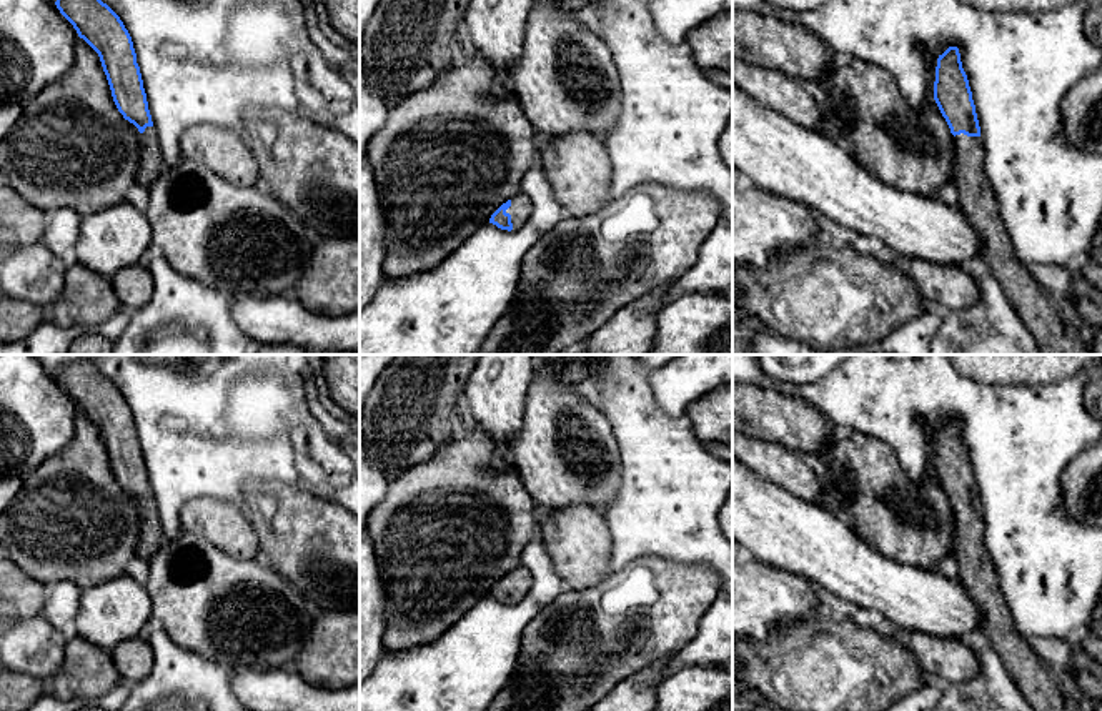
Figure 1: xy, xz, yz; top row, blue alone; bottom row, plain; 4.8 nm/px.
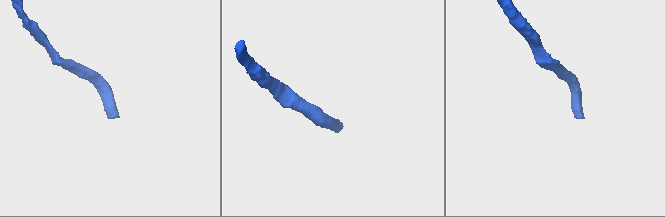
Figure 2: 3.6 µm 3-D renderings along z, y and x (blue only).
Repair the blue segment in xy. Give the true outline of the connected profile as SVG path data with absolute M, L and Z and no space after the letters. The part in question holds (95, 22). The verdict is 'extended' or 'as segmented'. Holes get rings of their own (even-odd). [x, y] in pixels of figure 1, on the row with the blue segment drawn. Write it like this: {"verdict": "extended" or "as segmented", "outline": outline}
{"verdict": "extended", "outline": "M57 0L55 5L78 37L98 53L118 112L141 133L143 157L137 183L150 190L165 163L128 30L102 0Z"}

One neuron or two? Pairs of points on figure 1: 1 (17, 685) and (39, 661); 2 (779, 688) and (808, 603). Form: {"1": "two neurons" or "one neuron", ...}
{"1": "two neurons", "2": "two neurons"}

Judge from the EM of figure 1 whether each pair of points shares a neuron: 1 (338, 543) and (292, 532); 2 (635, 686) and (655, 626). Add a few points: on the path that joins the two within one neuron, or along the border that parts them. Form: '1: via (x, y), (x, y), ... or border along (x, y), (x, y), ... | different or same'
1: via (327, 532), (303, 530) | same
2: border along (666, 658), (660, 658), (631, 673), (608, 693) | different

